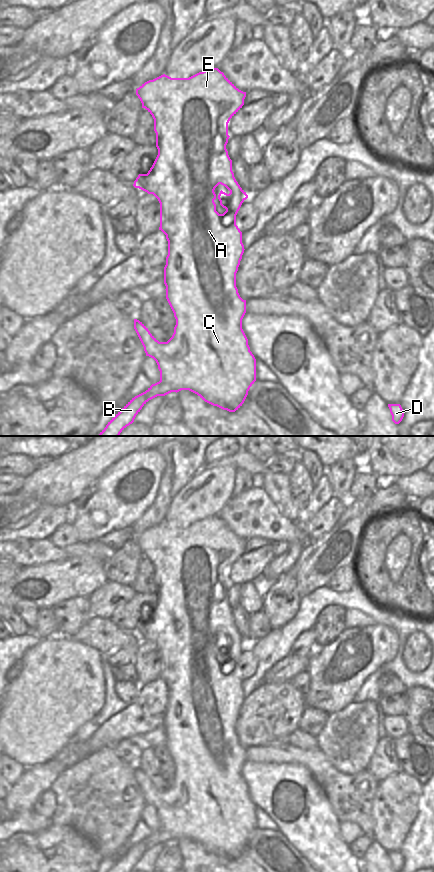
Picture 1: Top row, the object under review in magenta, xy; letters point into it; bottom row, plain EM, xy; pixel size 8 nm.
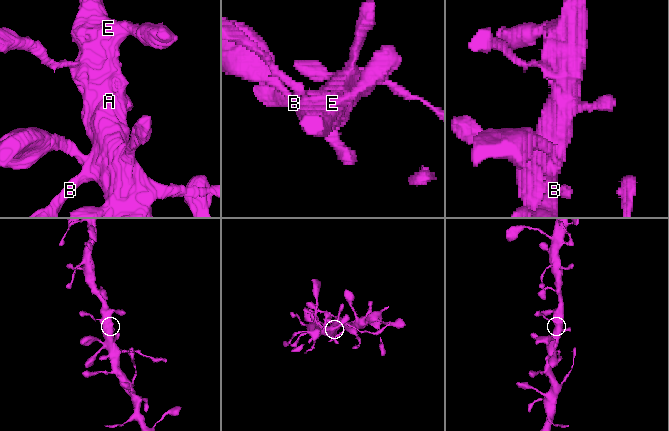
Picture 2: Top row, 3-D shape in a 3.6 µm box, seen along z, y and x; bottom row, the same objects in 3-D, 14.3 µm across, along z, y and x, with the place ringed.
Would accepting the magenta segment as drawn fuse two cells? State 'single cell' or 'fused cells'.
single cell

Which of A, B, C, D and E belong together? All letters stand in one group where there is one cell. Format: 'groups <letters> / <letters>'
groups A B C D E

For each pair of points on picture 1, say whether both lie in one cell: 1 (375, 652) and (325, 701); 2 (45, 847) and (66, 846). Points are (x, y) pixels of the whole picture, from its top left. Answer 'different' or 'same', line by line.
1: same
2: same

